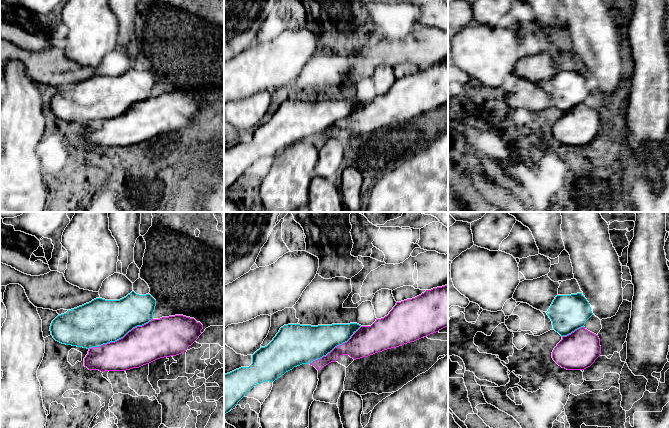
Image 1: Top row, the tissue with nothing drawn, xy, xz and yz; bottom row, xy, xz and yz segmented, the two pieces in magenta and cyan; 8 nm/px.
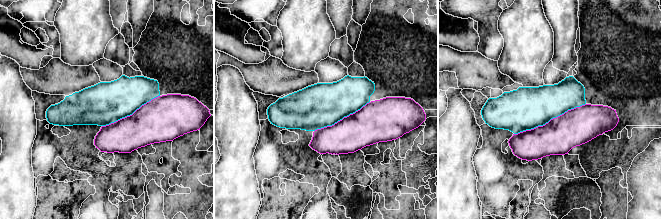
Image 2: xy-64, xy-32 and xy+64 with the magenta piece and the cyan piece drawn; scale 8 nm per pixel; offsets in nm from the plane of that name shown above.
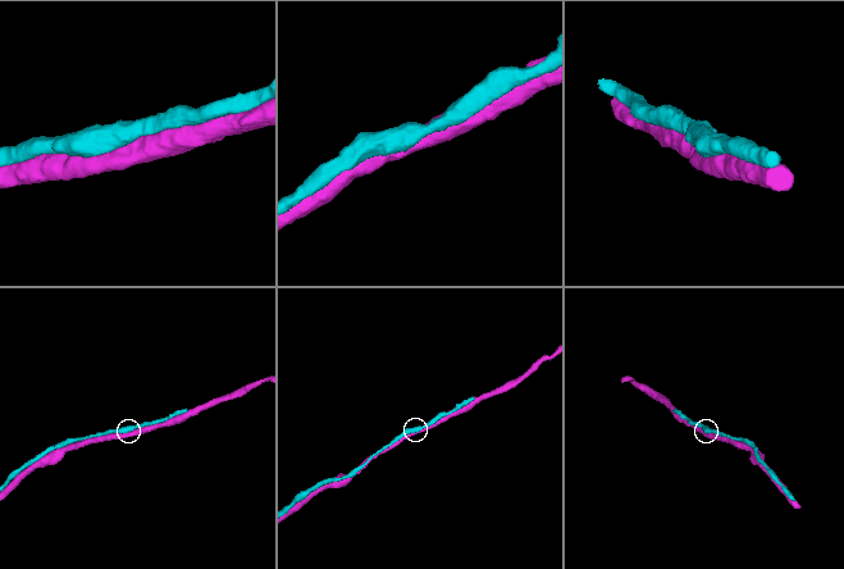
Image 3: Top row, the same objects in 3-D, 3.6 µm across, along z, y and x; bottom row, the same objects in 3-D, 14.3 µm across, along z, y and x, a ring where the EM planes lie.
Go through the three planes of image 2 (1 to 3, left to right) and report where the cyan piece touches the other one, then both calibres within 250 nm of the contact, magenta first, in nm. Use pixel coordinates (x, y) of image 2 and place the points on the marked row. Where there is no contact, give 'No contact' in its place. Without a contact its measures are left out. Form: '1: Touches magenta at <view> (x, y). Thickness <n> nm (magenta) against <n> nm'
1: Touches magenta at xy-64 (130, 115). Thickness 360 nm (magenta) against 340 nm
2: Touches magenta at xy-32 (342, 119). Thickness 300 nm (magenta) against 360 nm
3: Touches magenta at xy+64 (550, 120). Thickness 300 nm (magenta) against 340 nm

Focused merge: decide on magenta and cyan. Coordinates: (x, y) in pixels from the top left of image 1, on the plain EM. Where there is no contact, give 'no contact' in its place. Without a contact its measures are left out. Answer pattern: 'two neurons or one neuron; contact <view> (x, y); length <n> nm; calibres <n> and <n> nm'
one neuron; contact xy (121, 114); length 550 nm; calibres 300 and 360 nm

